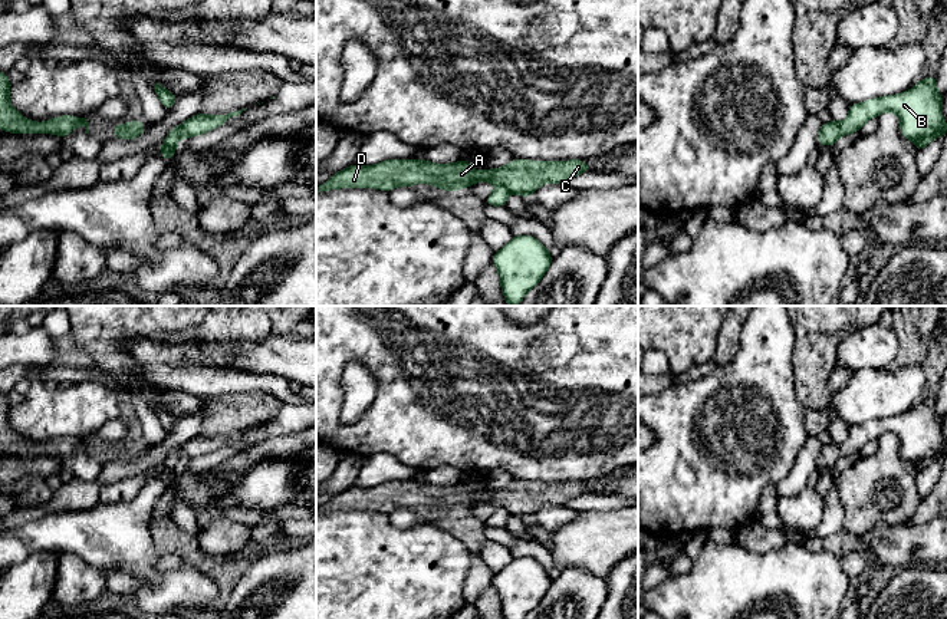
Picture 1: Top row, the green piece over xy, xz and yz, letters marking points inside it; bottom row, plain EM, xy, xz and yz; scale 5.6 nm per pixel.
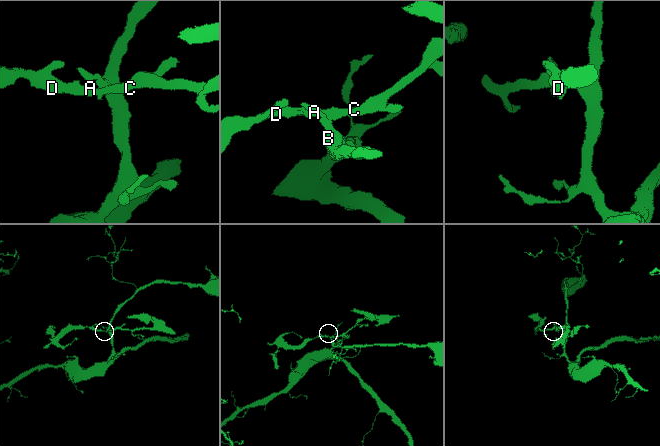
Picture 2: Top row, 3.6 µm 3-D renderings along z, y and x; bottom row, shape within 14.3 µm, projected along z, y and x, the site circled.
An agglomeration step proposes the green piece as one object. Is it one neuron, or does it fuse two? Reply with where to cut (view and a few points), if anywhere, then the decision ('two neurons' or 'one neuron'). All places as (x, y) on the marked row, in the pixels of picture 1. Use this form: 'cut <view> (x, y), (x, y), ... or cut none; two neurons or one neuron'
cut xz (497, 183), (509, 191); two neurons

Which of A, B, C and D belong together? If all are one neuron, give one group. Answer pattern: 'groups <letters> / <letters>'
groups A C D / B

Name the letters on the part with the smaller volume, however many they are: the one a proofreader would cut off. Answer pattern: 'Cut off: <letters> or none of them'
Cut off: A, C, D

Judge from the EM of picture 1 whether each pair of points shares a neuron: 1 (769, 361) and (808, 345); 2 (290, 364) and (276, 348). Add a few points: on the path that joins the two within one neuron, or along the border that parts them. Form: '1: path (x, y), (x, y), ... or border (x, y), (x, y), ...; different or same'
1: border (789, 320), (793, 329), (792, 369), (796, 384); different
2: path (288, 359), (280, 352); same

